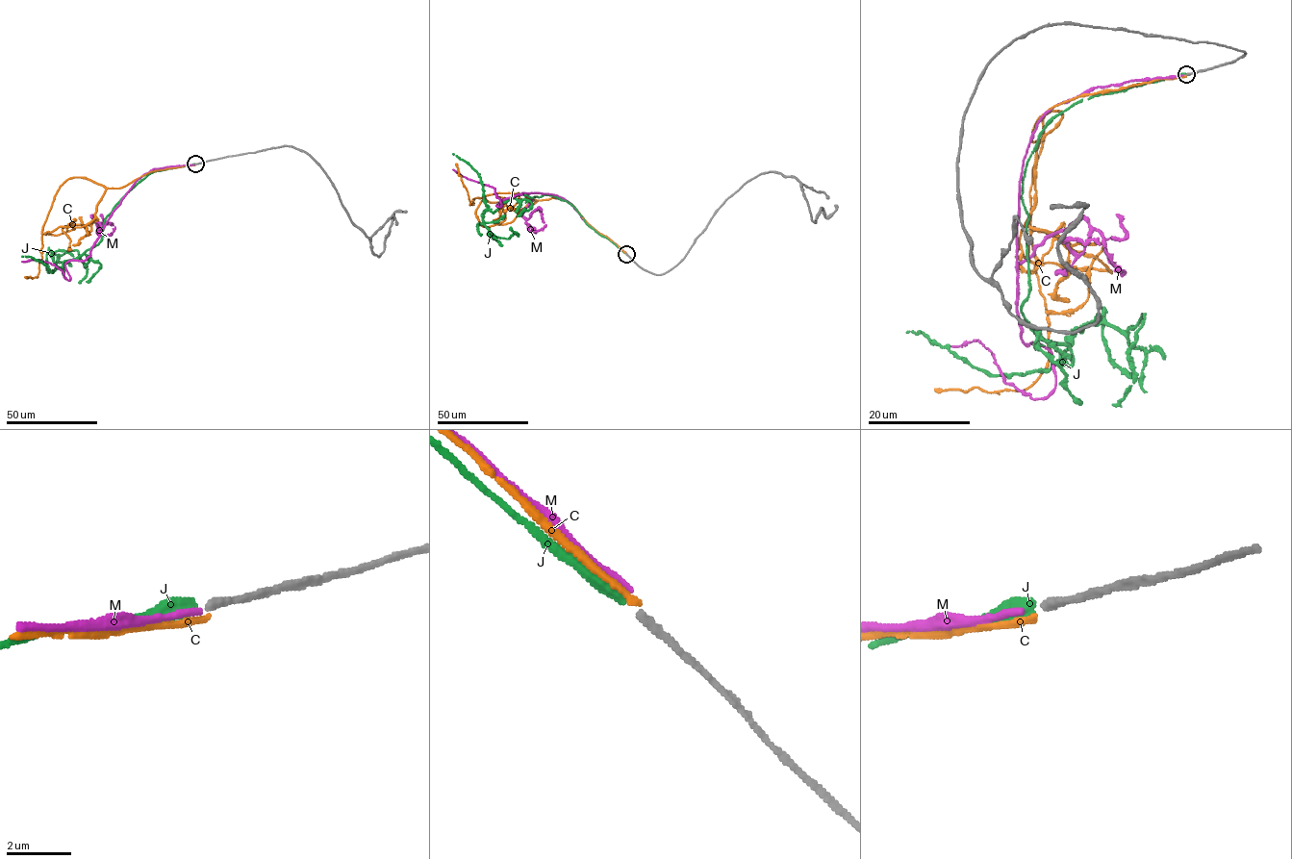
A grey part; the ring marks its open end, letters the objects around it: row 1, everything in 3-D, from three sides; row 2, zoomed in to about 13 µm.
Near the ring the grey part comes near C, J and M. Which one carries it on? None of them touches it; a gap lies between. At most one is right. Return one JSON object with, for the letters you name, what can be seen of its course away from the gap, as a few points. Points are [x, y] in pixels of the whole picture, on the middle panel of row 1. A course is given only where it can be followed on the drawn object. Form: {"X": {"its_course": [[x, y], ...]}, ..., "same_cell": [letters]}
{"J": {"its_course": [[625, 253], [549, 195], [516, 195], [482, 214], [497, 237], [518, 235], [510, 227]]}, "same_cell": ["J"]}

